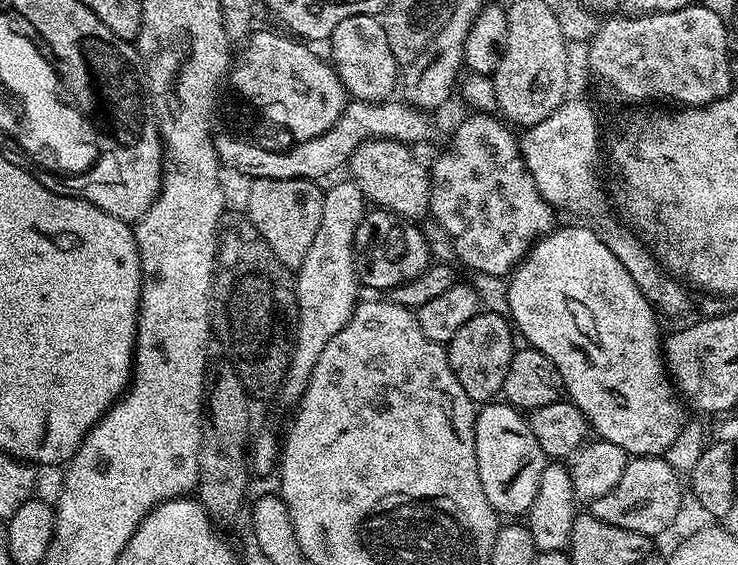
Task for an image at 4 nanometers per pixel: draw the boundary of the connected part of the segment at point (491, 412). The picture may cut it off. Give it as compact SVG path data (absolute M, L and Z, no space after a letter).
M488 402L477 411L476 457L478 478L482 478L482 490L486 490L492 507L497 513L505 512L508 518L523 517L538 494L546 457L521 409L507 402Z

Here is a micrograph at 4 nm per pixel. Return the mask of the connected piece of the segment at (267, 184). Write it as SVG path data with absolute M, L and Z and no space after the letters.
M253 179L248 188L248 212L246 218L266 238L270 250L278 258L285 269L299 269L306 258L314 234L318 234L318 226L322 223L322 206L324 205L323 187L315 180L271 180Z

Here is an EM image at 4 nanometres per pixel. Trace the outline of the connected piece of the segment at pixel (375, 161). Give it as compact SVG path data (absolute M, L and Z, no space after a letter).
M369 138L352 151L346 165L364 191L365 197L372 200L377 209L395 212L405 220L419 221L419 216L427 217L432 202L432 178L427 163L423 164L412 153L413 149L399 140L377 140Z

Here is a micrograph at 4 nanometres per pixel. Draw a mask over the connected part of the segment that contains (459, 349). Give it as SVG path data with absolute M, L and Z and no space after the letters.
M480 310L446 345L450 366L473 402L488 402L501 395L504 372L514 351L512 336L514 328L507 315Z

